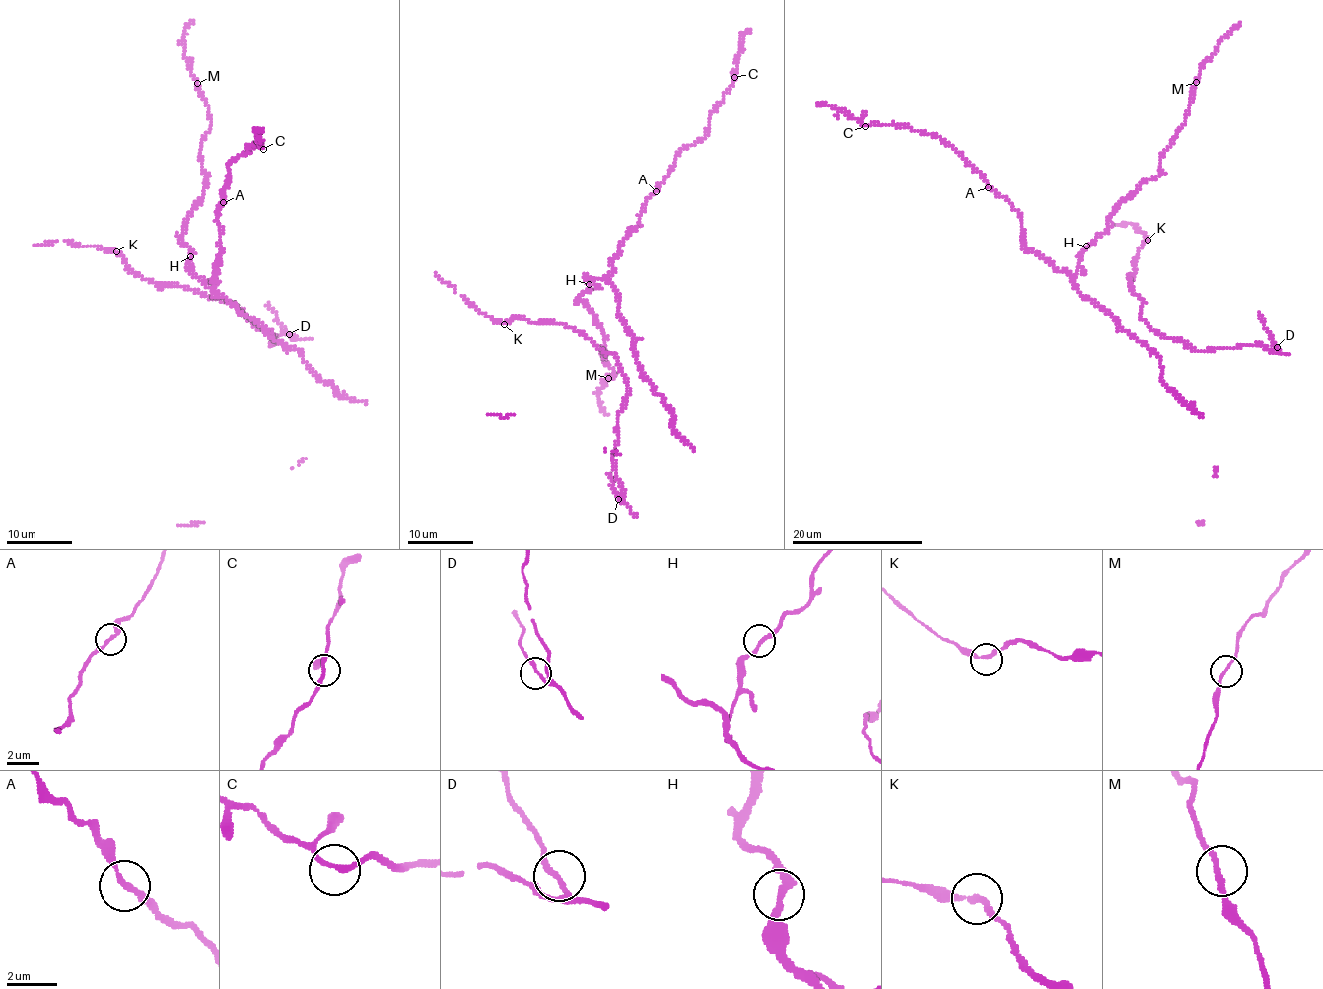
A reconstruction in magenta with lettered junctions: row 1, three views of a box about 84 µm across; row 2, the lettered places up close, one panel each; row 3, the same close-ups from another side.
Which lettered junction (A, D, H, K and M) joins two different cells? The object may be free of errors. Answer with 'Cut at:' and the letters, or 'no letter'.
Cut at: no letter

